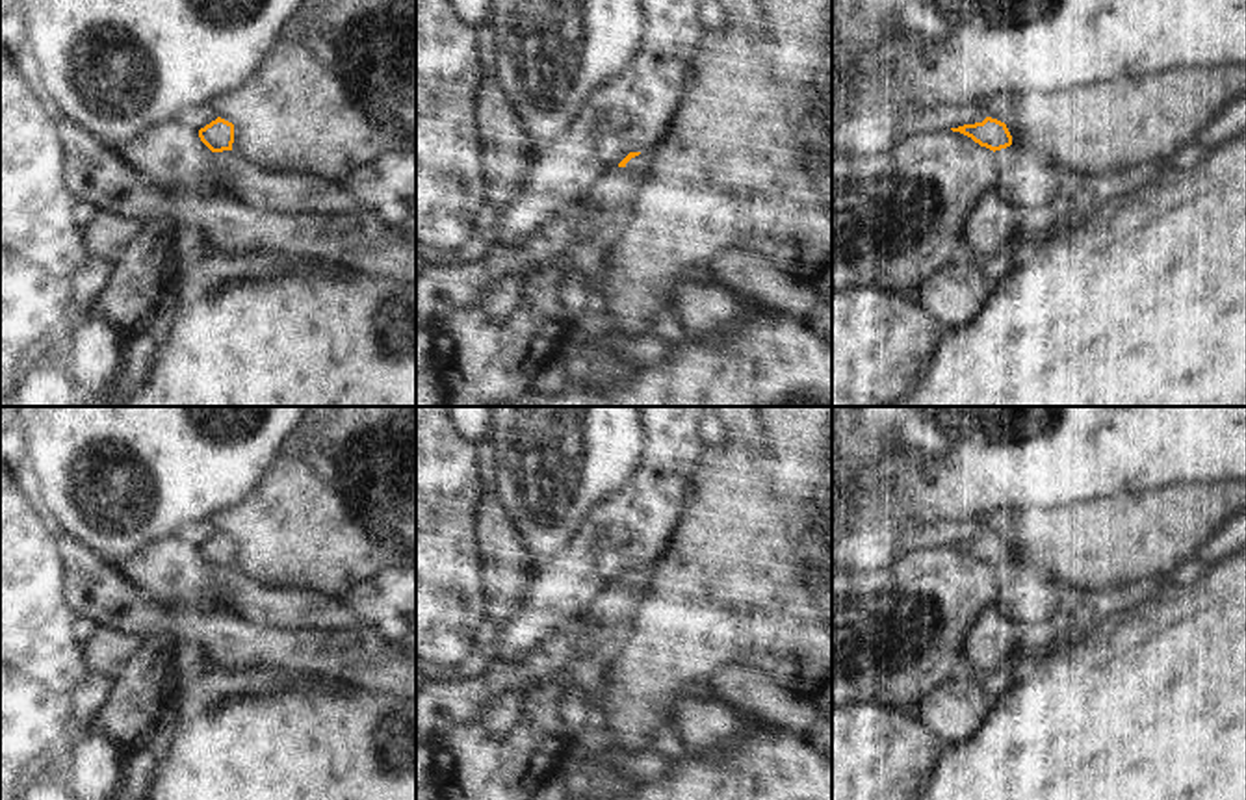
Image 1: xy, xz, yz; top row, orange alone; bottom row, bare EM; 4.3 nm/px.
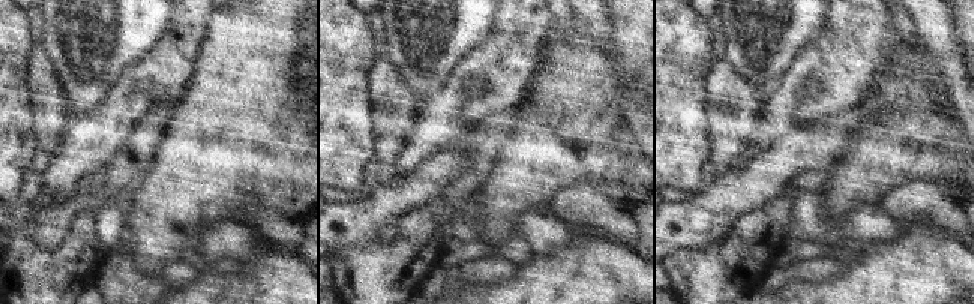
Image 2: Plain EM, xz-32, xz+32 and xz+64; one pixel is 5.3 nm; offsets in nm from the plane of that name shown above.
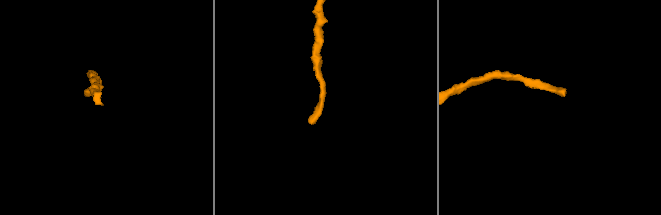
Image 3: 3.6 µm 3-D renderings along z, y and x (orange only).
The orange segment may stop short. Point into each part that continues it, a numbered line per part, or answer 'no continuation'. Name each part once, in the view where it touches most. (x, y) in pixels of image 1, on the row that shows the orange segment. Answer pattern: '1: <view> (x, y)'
no continuation

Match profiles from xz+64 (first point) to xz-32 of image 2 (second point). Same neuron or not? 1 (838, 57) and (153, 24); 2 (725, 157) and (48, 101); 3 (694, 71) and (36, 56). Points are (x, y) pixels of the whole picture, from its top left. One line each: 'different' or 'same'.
1: different
2: same
3: different

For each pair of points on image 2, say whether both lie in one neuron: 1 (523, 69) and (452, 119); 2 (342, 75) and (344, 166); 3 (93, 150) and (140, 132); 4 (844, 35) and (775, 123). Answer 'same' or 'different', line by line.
1: same
2: same
3: different
4: same

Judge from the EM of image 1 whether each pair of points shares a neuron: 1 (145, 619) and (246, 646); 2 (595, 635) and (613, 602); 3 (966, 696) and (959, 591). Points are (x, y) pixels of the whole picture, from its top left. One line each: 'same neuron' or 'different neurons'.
1: same neuron
2: same neuron
3: different neurons

